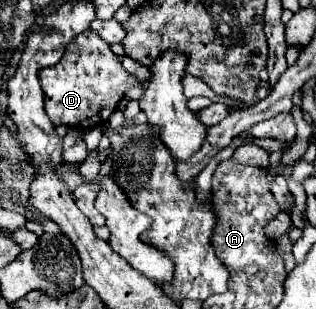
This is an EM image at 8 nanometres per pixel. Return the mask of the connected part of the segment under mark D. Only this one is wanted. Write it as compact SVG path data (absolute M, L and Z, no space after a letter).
M92 30L78 34L68 46L62 60L56 66L44 68L40 72L46 114L54 124L68 128L92 130L108 122L110 114L116 110L118 102L124 98L124 92L130 86L138 84L134 74L128 74L118 56L112 54L110 44L96 36Z

